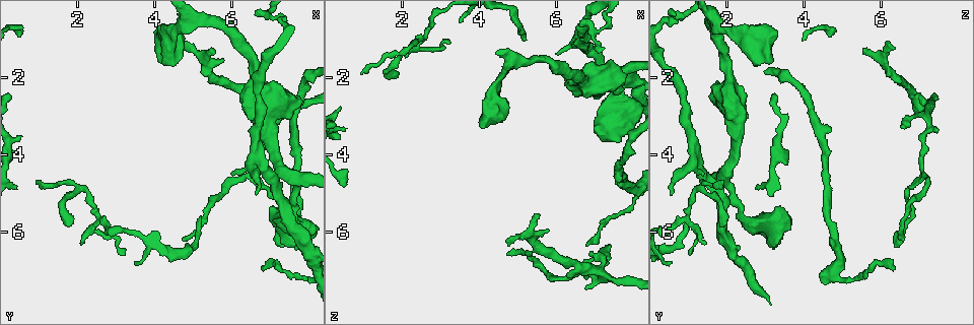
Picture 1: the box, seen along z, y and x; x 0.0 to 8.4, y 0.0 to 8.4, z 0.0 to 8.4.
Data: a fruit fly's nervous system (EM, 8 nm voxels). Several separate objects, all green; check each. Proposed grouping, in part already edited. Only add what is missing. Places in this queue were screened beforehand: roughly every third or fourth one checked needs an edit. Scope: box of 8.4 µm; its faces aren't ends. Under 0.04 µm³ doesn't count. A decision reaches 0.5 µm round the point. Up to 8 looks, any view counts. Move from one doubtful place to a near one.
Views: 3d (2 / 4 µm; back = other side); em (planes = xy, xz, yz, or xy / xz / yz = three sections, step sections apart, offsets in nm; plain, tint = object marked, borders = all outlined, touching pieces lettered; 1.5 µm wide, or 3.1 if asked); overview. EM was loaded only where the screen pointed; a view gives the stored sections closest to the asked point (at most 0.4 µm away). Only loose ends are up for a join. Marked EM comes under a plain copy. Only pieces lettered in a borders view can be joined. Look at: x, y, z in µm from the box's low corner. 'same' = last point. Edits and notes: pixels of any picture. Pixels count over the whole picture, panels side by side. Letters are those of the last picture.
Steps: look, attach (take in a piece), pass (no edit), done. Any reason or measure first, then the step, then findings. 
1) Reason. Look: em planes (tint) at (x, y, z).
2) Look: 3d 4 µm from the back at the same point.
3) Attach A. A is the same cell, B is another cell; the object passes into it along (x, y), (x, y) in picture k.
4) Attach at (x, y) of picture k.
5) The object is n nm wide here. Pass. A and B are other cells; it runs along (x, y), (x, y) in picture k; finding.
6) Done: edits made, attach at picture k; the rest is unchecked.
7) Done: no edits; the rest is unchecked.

An open end. Look: em planes (borders) at (4.75, 1.25, 6.40).

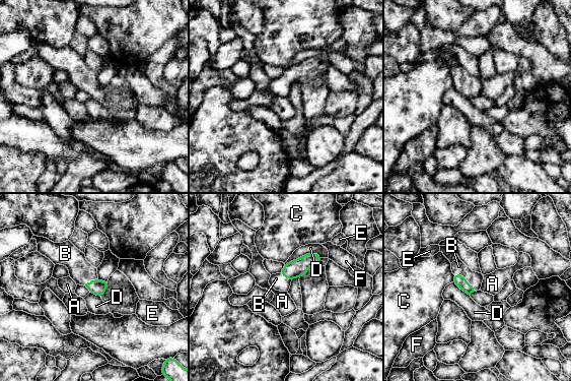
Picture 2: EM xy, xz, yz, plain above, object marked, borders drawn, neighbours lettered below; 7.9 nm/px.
The object is 80 nm wide here. Attach B. B is the same cell, A, C, D, E and F are other cells; the object passes into it along (458, 279), (465, 278), (475, 278) in picture 2; it goes on there.

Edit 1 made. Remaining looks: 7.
Thin end. Look: em planes (borders) at (5.20, 5.60, 1.05).

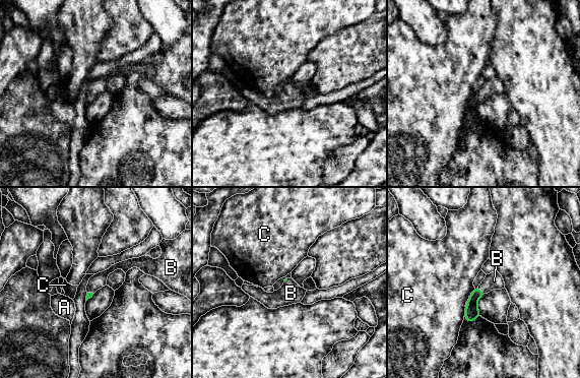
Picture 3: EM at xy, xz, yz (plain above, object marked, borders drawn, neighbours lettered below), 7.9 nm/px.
Attach B. B is the same cell, A and C are other cells; the object passes into it along (471, 311), (480, 289), (494, 280) in picture 3; it goes on there.

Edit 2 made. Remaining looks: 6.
Look: overview.

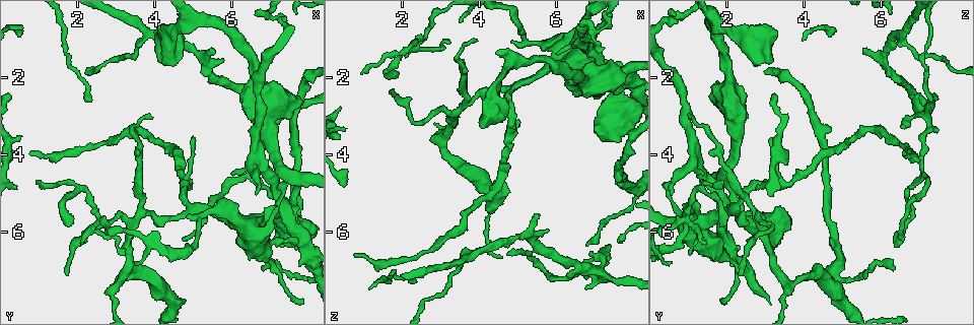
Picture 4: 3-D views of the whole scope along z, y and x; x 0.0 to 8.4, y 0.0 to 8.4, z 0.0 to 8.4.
Tapers out. Look: em yz step 4 (borders) at (2.05, 6.30, 1.50).

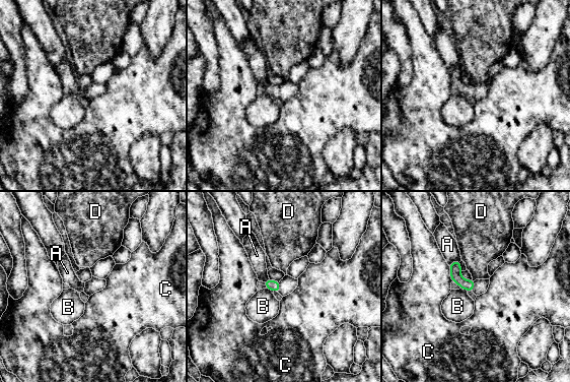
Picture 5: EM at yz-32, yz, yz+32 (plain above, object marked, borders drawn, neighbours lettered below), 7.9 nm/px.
Pass. A, B, C and D are other cells; a border runs along (460, 259), (453, 260), (448, 265) in picture 5; none of them fits.

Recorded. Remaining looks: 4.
Done: edits made, attach at picture 2, attach at picture 3; the rest is unchecked.

